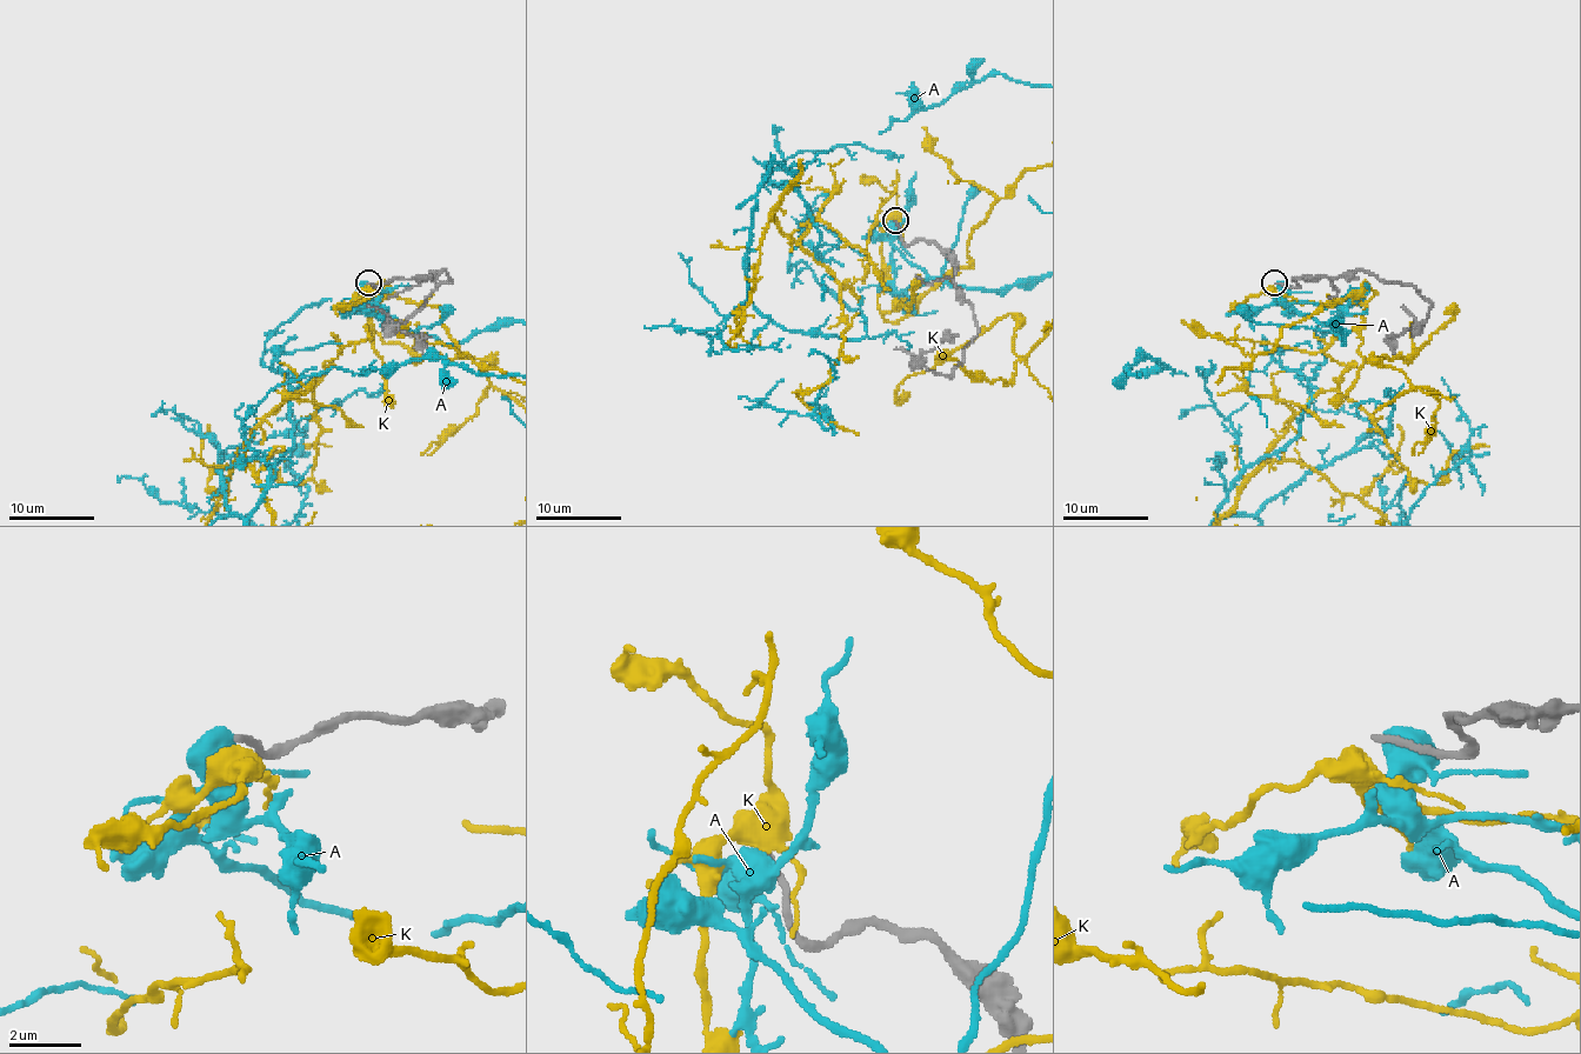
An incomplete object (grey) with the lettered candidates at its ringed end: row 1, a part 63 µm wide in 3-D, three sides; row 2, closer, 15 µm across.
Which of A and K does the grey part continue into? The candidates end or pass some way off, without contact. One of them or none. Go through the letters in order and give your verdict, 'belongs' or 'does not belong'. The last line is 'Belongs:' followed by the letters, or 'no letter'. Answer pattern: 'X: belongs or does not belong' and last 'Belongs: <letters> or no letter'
A: does not belong
K: does not belong
Belongs: no letter

